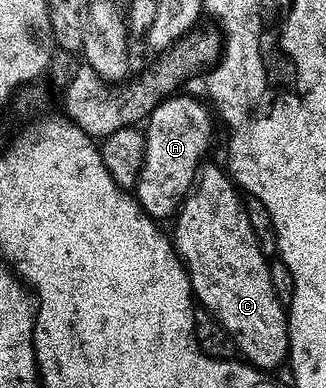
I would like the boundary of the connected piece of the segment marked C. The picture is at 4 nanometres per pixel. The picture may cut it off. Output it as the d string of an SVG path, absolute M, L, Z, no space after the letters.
M201 166L192 190L184 196L174 216L176 228L170 231L172 246L188 269L195 302L224 326L226 333L230 333L235 341L237 352L247 362L261 369L272 369L268 367L283 364L288 358L288 312L285 304L280 303L274 293L269 260L255 239L245 200L232 182L229 172L223 166L220 167Z

